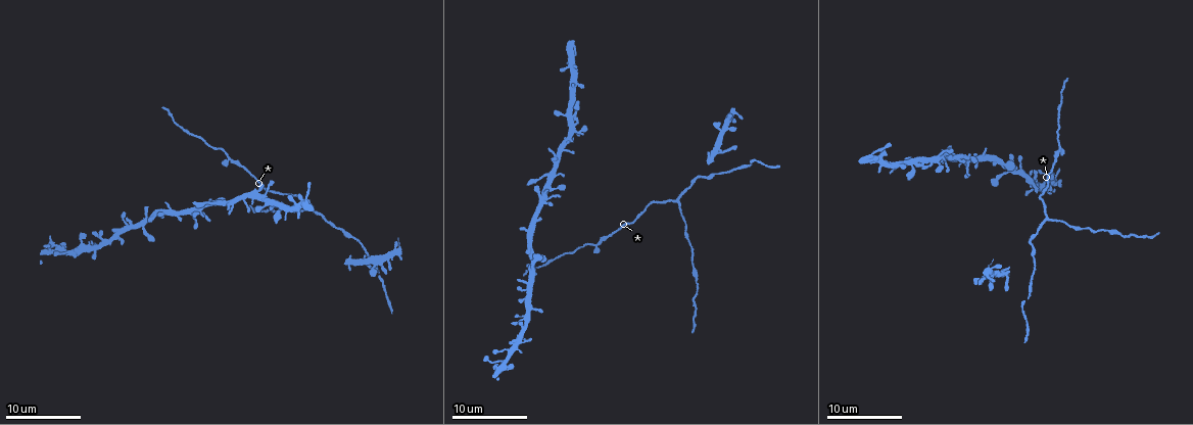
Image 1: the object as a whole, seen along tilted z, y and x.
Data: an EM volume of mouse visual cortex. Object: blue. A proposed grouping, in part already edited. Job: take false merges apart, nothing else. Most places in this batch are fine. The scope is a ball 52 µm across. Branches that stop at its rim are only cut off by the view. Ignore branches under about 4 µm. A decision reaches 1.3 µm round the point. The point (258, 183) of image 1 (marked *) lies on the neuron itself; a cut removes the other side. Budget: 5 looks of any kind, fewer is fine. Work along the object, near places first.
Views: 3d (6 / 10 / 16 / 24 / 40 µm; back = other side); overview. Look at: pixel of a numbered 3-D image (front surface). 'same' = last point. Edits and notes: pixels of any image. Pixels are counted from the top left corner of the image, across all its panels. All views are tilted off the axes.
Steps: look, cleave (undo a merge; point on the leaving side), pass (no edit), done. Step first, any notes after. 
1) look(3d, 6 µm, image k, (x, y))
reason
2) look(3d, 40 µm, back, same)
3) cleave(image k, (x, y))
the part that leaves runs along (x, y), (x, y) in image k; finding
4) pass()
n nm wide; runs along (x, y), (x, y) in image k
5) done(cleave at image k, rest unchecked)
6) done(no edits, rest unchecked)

look(3d, 10 µm, image 1, (231, 157))
small branch off a trunk

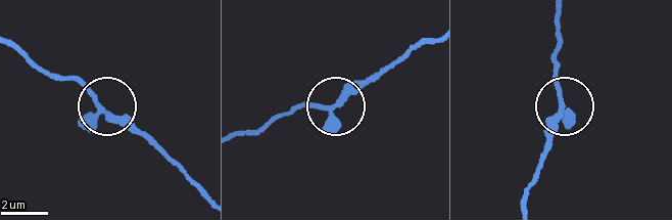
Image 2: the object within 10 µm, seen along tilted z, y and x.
look(3d, 6 µm, image 2, (330, 107))

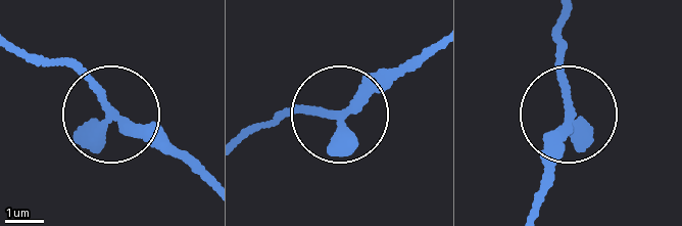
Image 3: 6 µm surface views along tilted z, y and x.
pass()
200 nm wide; runs along (432, 43), (349, 104), (300, 107), (256, 128) in image 3; continuous, no second neuron

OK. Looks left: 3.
look(3d, 16 µm, image 1, (1046, 217))
branch point

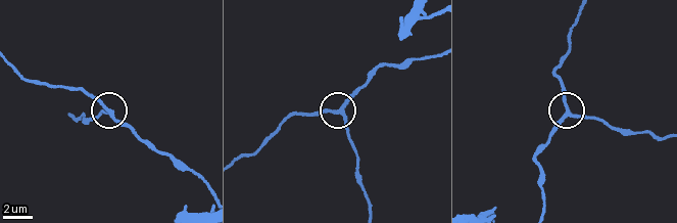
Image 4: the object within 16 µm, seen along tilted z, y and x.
pass()
220 nm wide; runs along (242, 157), (299, 115), (338, 115), (351, 142) in image 4; one neuron here

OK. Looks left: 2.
look(3d, 10 µm, image 1, (364, 261))
four arms meet

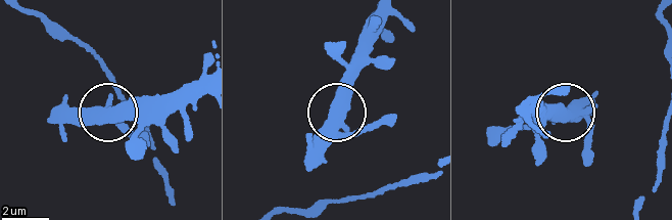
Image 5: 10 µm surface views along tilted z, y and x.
pass()
one neuron here

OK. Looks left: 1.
done(no edits, rest unchecked)

